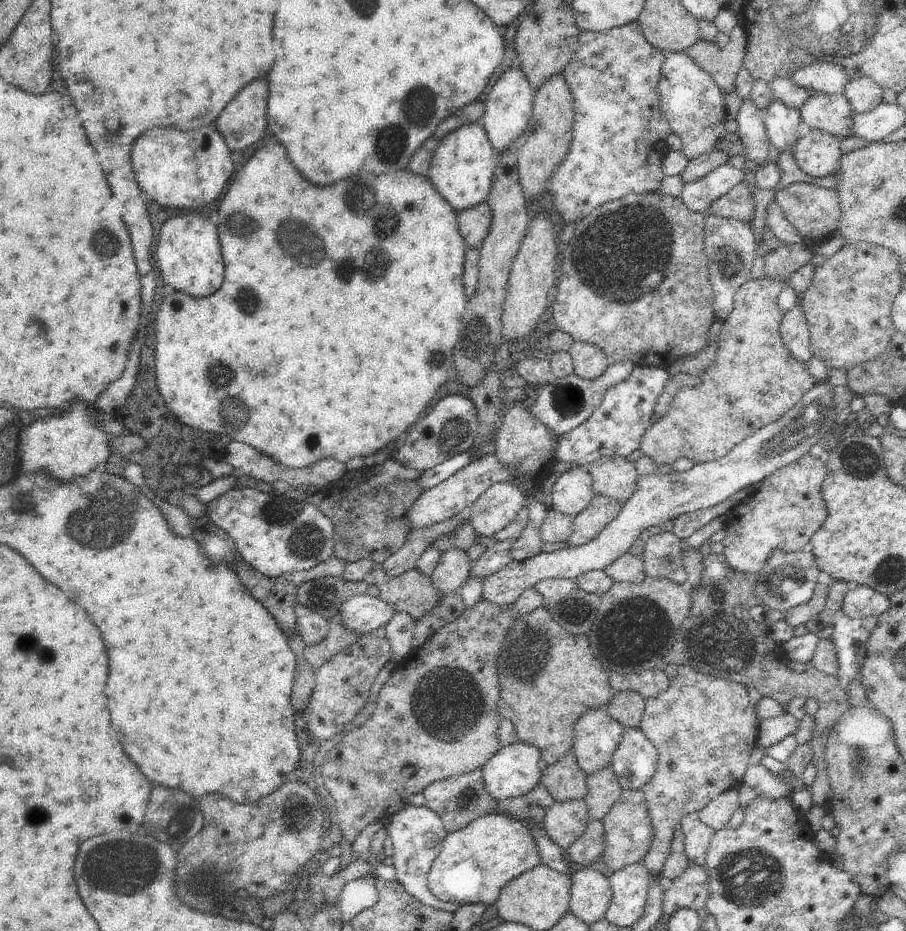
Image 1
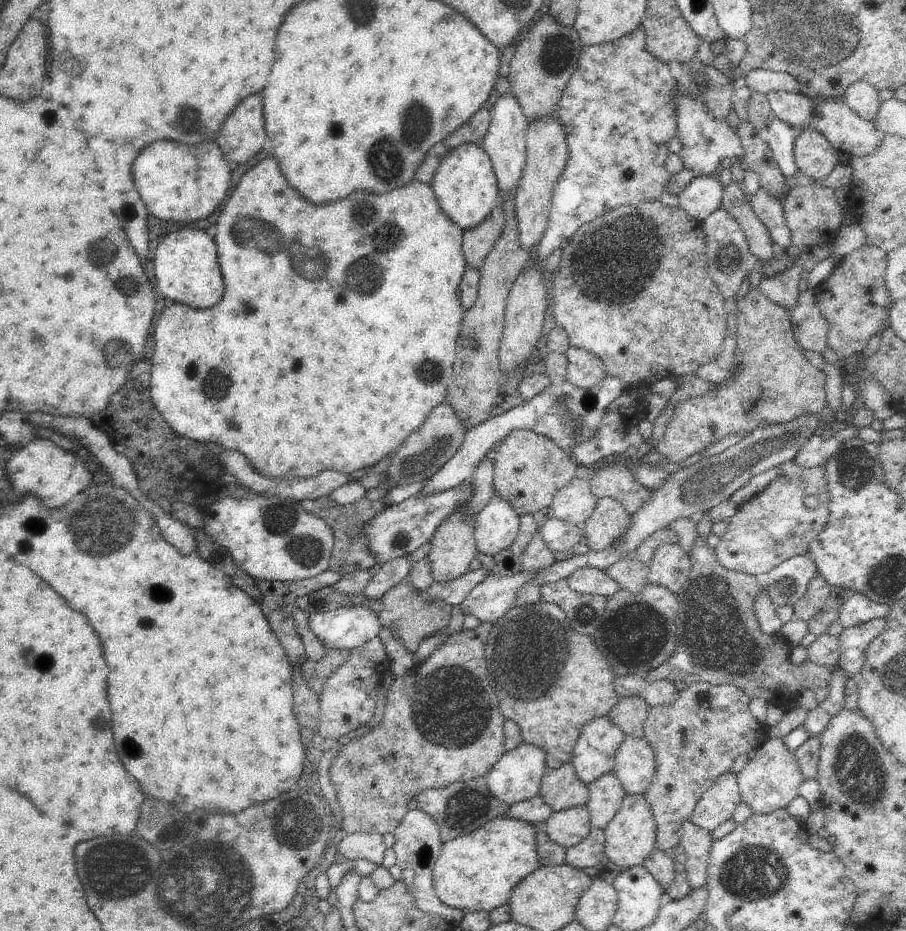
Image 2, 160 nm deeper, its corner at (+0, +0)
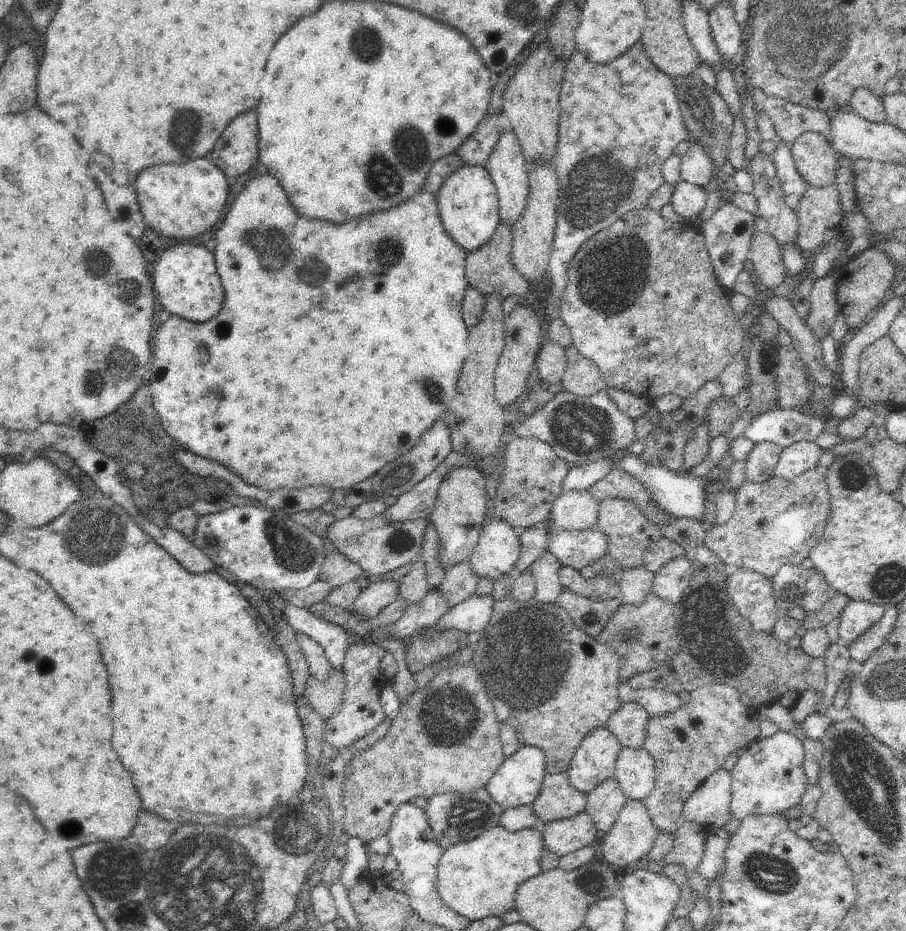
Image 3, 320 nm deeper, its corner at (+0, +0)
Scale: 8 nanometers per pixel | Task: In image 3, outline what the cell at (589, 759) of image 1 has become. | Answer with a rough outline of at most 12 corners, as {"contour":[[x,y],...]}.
{"contour":[[605,726],[589,732],[566,772],[588,794],[614,777],[622,748]]}

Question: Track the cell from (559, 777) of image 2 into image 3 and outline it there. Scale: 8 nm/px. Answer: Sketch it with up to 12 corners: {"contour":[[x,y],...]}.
{"contour":[[547,773],[531,805],[532,829],[580,814],[587,794],[567,773]]}

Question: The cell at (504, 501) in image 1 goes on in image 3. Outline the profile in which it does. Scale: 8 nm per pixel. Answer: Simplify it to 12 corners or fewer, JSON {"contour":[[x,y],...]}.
{"contour":[[486,521],[466,559],[478,578],[515,573],[519,529]]}

